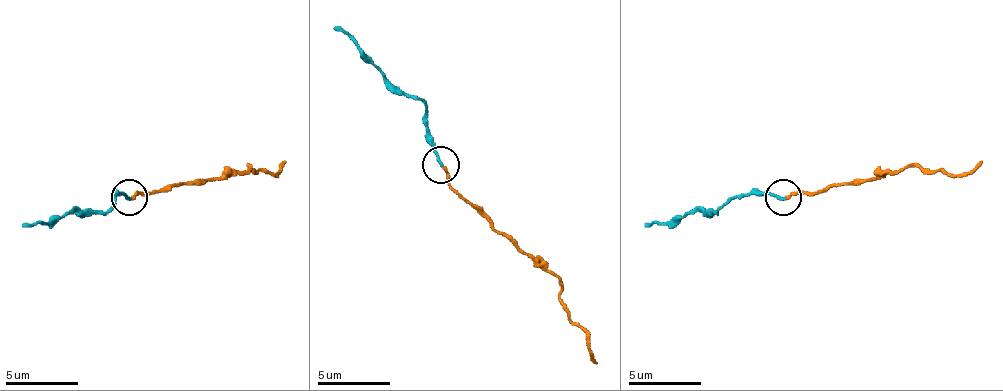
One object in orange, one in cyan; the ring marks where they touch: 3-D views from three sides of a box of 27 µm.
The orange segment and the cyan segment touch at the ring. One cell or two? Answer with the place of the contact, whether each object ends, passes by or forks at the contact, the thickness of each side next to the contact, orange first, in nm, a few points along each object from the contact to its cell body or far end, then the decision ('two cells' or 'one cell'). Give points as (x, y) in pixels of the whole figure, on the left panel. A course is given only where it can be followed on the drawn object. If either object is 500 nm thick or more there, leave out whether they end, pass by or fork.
place (129, 197); orange ends; cyan ends; calibres 200 and 220 nm; course orange (130, 196), (159, 193), (246, 171), (246, 167), (275, 174), (286, 160); course cyan (130, 196), (119, 193), (104, 211), (57, 215), (21, 225); two cells

